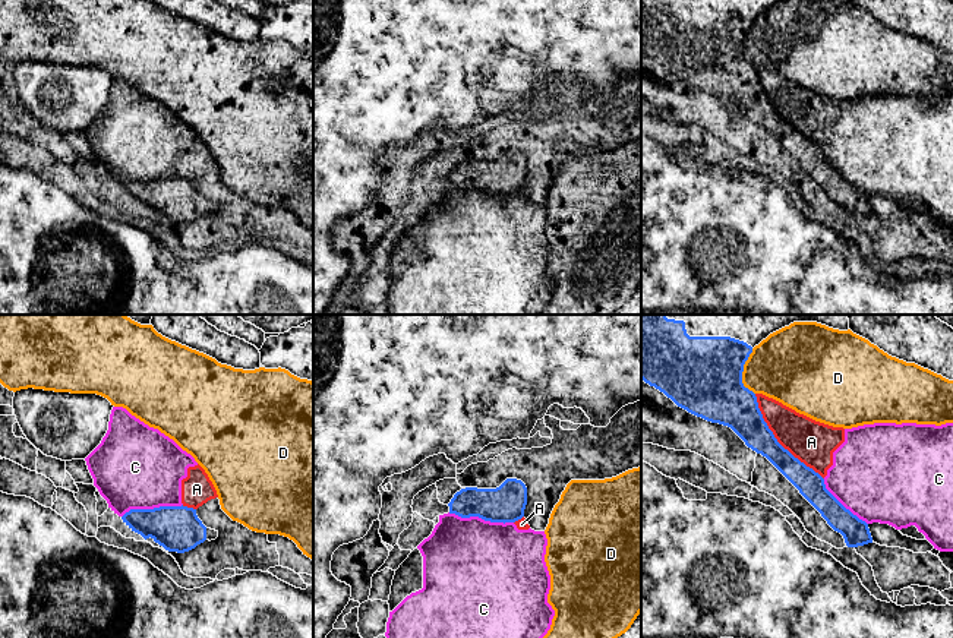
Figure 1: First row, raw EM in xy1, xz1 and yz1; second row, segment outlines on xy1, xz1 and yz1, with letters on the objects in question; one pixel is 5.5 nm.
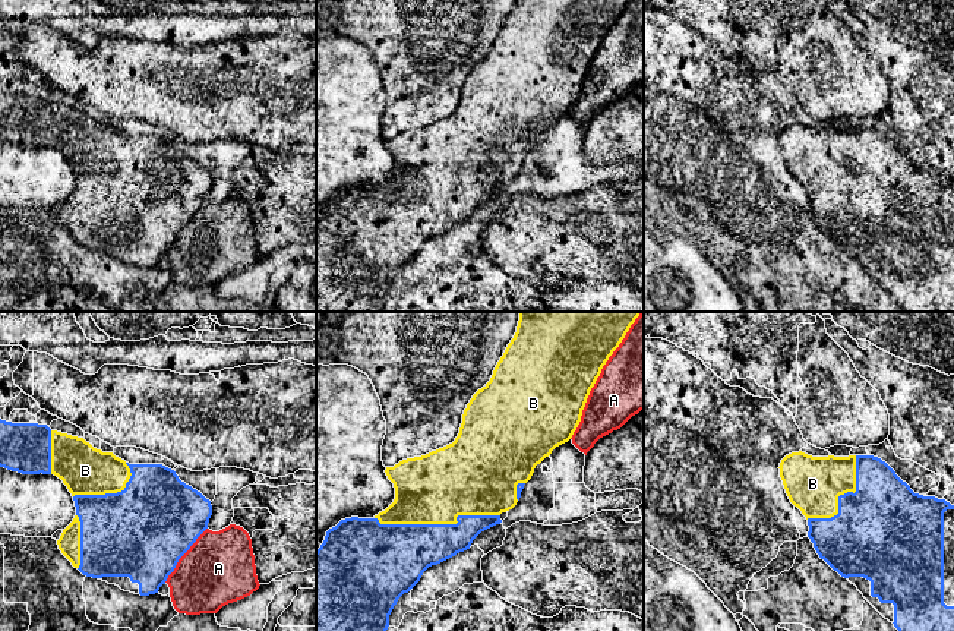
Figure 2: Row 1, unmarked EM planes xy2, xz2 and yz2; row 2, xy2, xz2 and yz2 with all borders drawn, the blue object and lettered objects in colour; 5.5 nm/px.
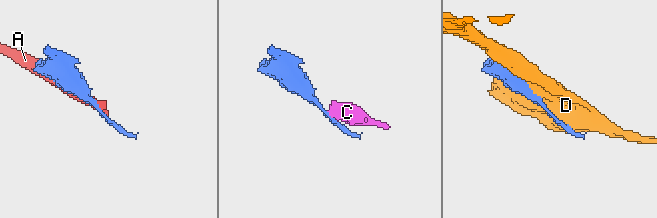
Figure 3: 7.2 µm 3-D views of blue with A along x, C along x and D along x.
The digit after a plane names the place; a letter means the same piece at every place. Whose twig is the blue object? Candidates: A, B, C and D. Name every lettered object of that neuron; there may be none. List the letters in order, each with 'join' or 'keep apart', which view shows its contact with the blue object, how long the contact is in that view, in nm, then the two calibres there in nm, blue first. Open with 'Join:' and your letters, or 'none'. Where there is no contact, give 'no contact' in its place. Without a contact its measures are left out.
Join: B
A: keep apart; meets blue in yz1; contact 600 nm long; 200 nm thick on the blue side, 240 nm on the other
B: join; meets blue in xz2; contact 700 nm long; 300 nm thick on the blue side, 380 nm on the other
C: keep apart; meets blue in xz1; contact 360 nm long; 200 nm thick on the blue side, 480 nm on the other
D: keep apart; meets blue in yz1; contact 260 nm long; 420 nm thick on the blue side, 400 nm on the other

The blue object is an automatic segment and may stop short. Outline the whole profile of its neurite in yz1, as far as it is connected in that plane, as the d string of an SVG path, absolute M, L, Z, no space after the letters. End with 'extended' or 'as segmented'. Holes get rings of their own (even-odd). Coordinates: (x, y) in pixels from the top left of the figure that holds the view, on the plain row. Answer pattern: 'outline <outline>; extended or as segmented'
outline M641 0L641 51L663 64L678 79L711 95L730 100L748 120L766 129L845 211L848 219L872 215L868 196L846 181L827 161L824 151L785 121L769 101L757 69L744 59L742 44L752 20L782 0Z; extended

